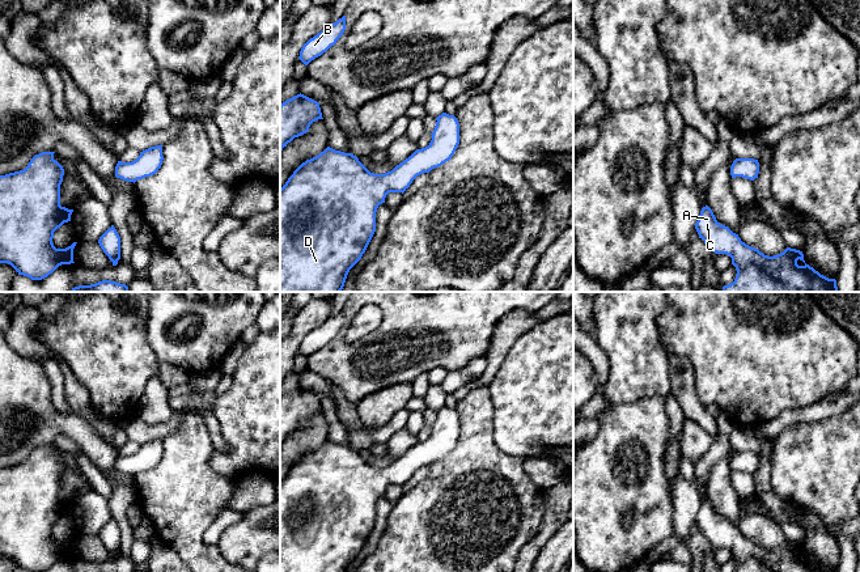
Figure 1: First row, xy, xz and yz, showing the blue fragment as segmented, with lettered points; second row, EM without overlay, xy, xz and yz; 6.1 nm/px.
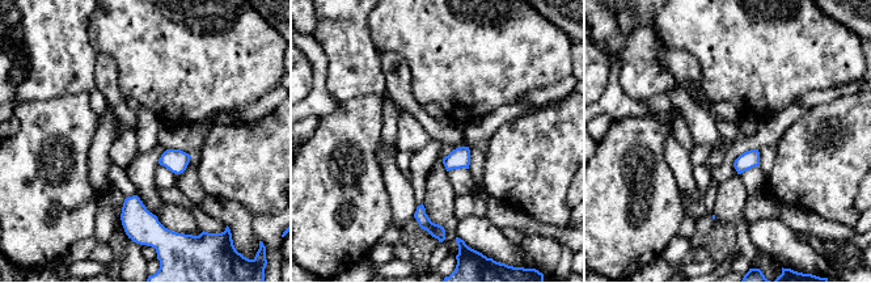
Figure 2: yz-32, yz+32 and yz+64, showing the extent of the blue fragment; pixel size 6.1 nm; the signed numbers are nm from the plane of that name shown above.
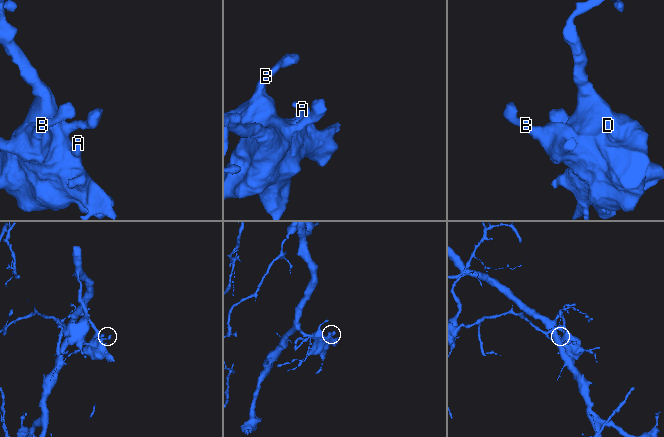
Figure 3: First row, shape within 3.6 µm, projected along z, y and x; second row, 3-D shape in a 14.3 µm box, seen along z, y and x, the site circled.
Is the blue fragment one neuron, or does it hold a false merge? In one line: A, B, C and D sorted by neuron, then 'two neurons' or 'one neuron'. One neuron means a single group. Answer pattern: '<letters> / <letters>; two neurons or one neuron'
A B C D; one neuron

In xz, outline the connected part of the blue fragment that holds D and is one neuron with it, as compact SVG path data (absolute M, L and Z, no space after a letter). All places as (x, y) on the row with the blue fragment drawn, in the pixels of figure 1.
M442 113L428 147L385 174L370 173L356 156L327 147L302 162L280 188L280 292L340 292L349 270L361 259L374 232L376 212L389 192L404 192L412 181L452 158L459 123Z

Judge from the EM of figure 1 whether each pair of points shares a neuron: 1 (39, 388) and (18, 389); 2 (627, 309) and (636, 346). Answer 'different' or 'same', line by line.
1: same
2: same

